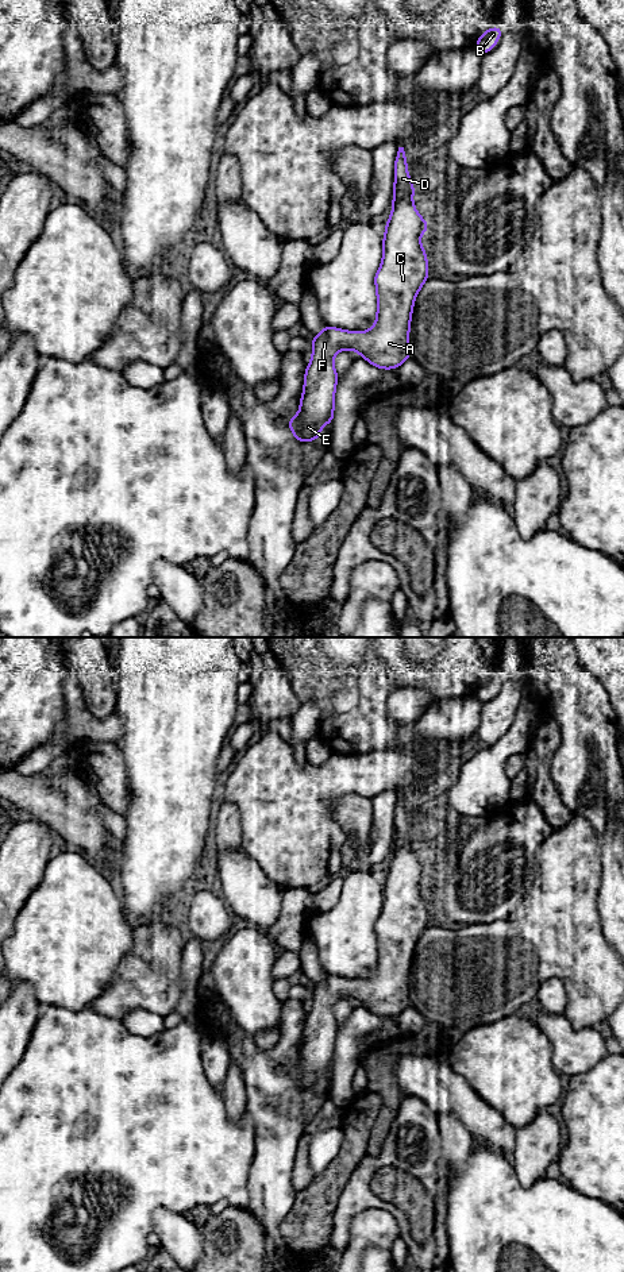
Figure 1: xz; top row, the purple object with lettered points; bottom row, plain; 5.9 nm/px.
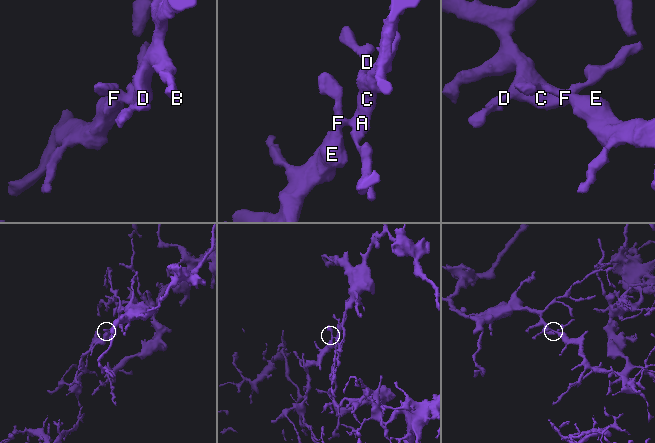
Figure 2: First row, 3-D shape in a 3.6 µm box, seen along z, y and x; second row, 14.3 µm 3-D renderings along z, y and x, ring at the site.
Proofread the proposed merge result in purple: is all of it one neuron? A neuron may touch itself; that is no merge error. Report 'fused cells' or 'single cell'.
single cell

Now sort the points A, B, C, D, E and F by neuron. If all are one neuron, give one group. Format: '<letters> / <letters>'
A B C D E F

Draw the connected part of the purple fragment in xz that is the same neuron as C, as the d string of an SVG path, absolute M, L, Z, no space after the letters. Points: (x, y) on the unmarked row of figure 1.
M398 795L394 809L393 859L385 874L382 886L384 902L378 920L374 924L377 937L377 967L373 976L362 979L343 979L324 971L324 978L312 984L312 1007L304 1022L304 1038L300 1048L300 1060L288 1068L294 1088L313 1090L319 1087L321 1075L334 1068L335 1034L339 1024L334 1015L334 1003L342 998L355 998L373 1014L384 1018L396 1018L407 1007L409 999L409 974L415 947L428 928L428 910L425 897L421 895L420 883L428 879L430 872L417 862L412 849L416 834L412 833L407 818L404 795Z

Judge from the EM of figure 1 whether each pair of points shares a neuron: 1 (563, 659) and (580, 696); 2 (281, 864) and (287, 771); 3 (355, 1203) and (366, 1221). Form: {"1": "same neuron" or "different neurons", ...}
{"1": "same neuron", "2": "same neuron", "3": "different neurons"}

